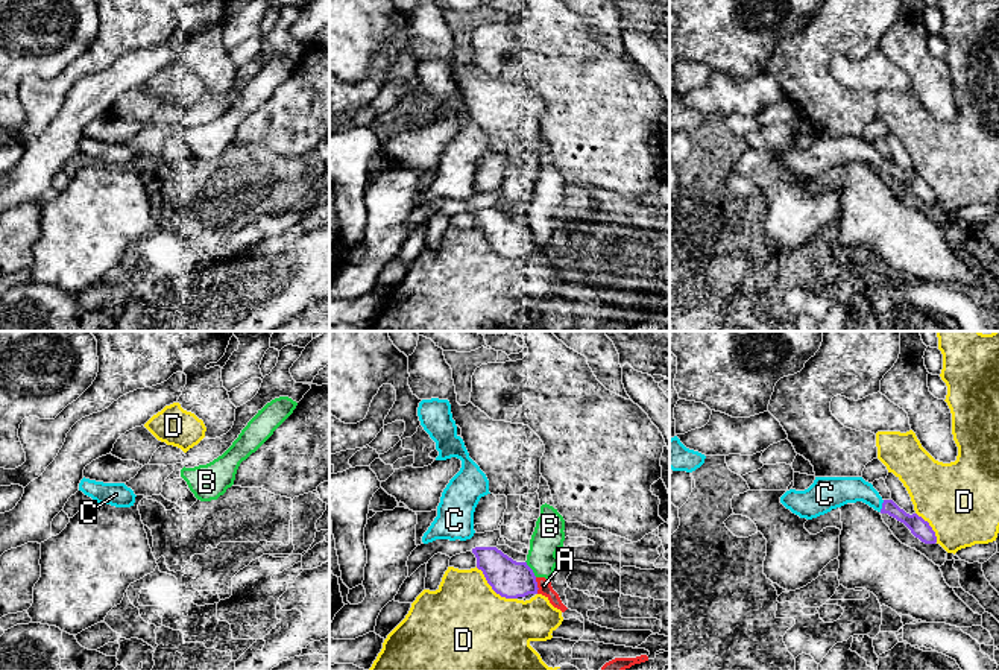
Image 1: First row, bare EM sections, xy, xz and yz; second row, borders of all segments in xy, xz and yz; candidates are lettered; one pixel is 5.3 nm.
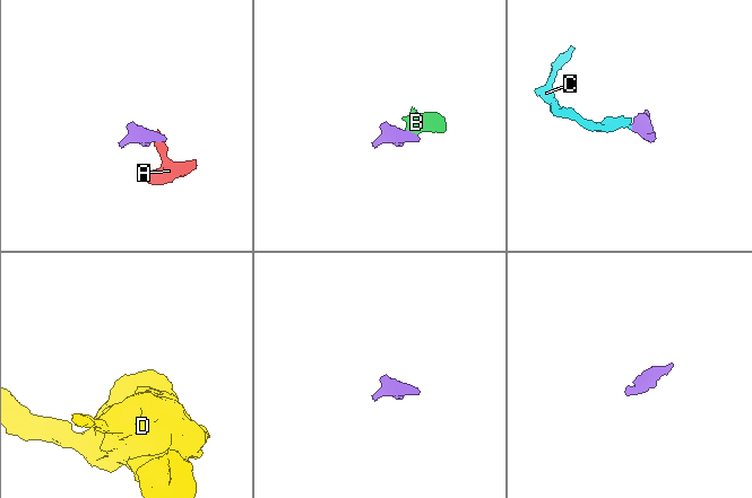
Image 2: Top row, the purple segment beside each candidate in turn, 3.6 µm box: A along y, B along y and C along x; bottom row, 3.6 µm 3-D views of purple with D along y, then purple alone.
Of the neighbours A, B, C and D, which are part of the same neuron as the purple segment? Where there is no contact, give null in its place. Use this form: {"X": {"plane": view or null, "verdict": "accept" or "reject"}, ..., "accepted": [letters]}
{"A": {"plane": "xz", "verdict": "reject"}, "B": {"plane": "xz", "verdict": "reject"}, "C": {"plane": "yz", "verdict": "accept"}, "D": {"plane": "xz", "verdict": "reject"}, "accepted": ["C"]}

